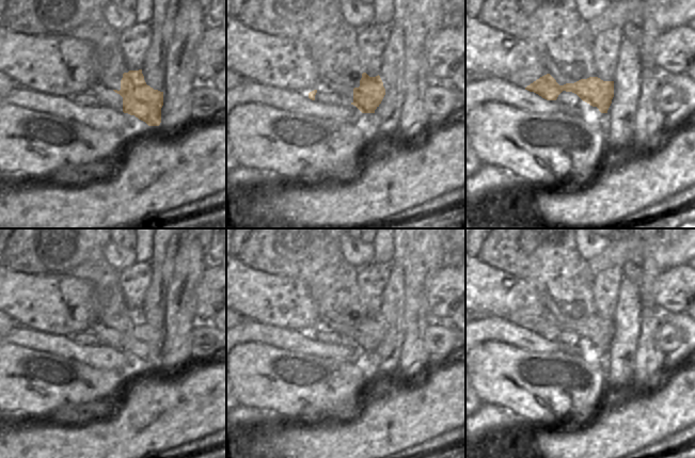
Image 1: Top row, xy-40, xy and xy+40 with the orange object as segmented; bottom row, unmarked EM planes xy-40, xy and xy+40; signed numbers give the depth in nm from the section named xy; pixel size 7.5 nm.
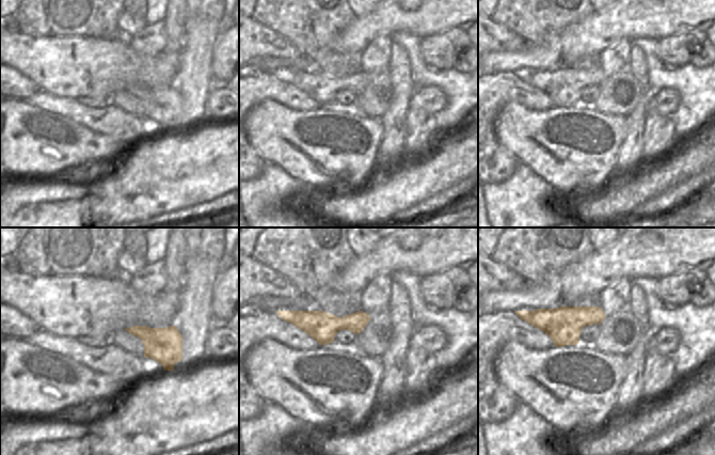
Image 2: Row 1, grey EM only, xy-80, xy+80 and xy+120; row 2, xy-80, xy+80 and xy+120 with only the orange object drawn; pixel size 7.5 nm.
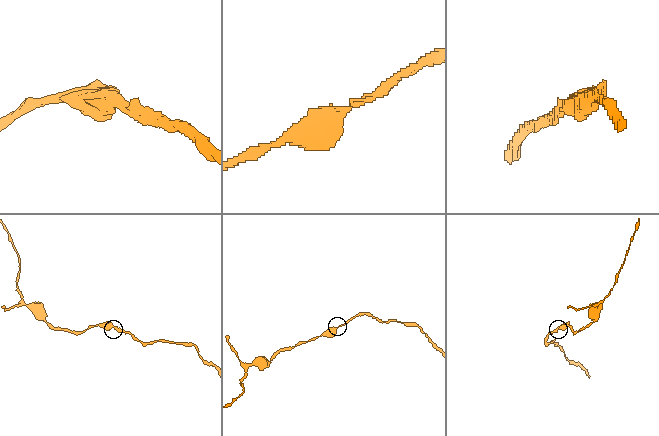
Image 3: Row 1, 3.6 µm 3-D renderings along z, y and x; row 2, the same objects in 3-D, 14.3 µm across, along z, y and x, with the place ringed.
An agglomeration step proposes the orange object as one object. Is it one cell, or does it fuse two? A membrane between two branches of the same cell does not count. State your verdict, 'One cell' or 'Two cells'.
One cell

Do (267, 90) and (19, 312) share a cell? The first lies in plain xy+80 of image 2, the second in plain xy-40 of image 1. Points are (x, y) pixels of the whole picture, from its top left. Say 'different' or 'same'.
different

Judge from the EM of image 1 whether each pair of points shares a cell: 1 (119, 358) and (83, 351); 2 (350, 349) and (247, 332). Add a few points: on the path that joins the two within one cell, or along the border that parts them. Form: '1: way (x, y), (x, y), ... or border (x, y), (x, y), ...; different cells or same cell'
1: way (110, 359), (92, 356); same cell
2: way (325, 350), (272, 336); same cell

